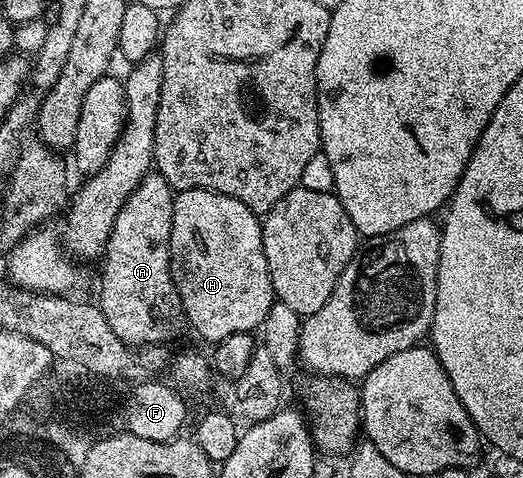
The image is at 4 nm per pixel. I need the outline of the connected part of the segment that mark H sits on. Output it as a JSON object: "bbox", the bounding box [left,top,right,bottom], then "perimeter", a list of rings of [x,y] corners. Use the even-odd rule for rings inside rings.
{"bbox":[170,188,276,342],"perimeter":[[[193,188],[177,193],[174,198],[174,217],[170,235],[170,273],[186,313],[186,323],[204,339],[217,342],[228,334],[253,333],[261,329],[268,310],[276,302],[268,262],[264,258],[262,226],[251,208],[231,196]]]}

